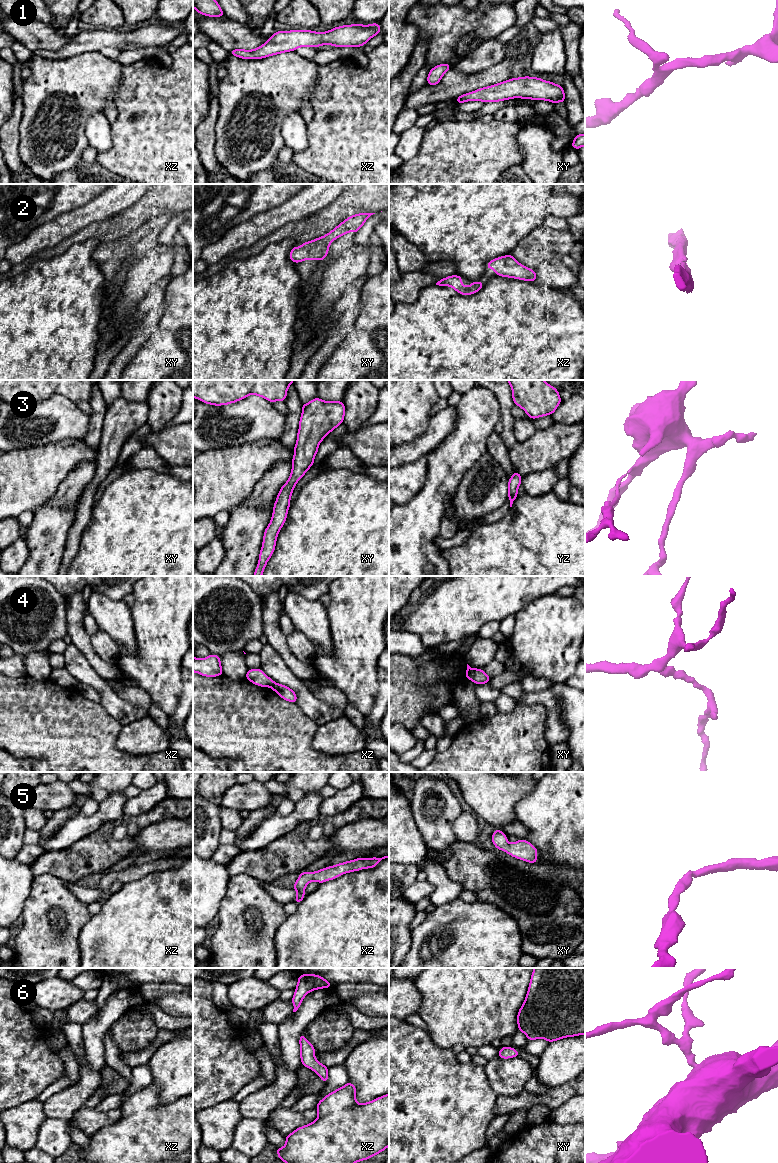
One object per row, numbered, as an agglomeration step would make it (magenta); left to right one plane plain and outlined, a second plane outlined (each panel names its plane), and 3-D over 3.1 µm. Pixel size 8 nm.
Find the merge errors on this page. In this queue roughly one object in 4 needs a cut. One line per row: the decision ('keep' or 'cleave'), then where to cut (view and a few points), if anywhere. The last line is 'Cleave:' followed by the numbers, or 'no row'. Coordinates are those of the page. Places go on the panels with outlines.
1: keep; cut none
2: keep; cut none
3: keep; cut none
4: cleave; cut xz (275, 683), (271, 687)
5: keep; cut none
6: keep; cut none
Cleave: 4

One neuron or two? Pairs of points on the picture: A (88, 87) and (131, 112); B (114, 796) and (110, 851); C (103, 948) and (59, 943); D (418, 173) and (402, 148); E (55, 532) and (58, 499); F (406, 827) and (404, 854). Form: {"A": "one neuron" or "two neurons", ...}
{"A": "two neurons", "B": "two neurons", "C": "two neurons", "D": "two neurons", "E": "two neurons", "F": "one neuron"}

